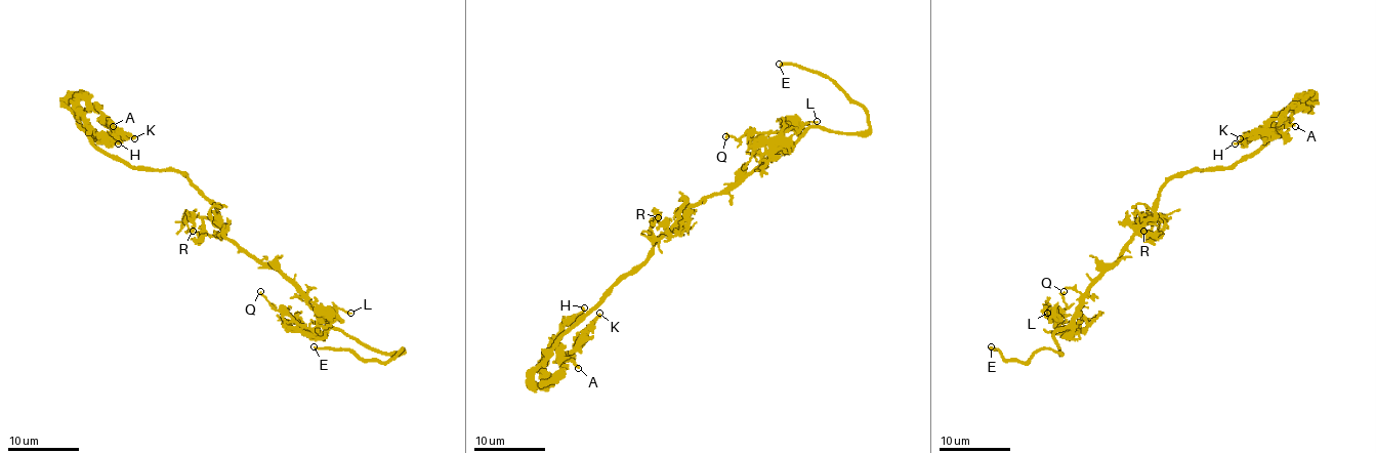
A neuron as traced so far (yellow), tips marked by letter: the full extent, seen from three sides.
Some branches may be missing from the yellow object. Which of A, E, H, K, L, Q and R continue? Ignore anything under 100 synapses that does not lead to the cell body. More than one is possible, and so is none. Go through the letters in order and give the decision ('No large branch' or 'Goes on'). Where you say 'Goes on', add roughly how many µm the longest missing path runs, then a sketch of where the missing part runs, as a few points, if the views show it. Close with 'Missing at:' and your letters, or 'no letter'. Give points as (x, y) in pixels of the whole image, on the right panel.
A: No large branch
E: Goes on. Missing length about 25 µm. Course of what is missing: (991, 346), (1005, 368), (1005, 387), (1015, 396), (1008, 396)
H: No large branch
K: No large branch
L: No large branch
Q: No large branch
R: No large branch
Missing at: E

